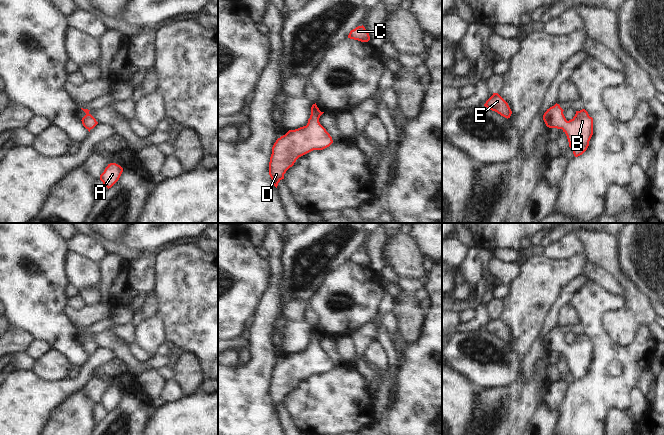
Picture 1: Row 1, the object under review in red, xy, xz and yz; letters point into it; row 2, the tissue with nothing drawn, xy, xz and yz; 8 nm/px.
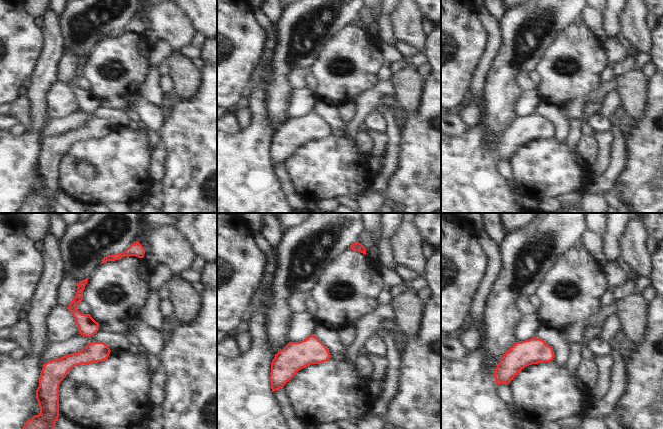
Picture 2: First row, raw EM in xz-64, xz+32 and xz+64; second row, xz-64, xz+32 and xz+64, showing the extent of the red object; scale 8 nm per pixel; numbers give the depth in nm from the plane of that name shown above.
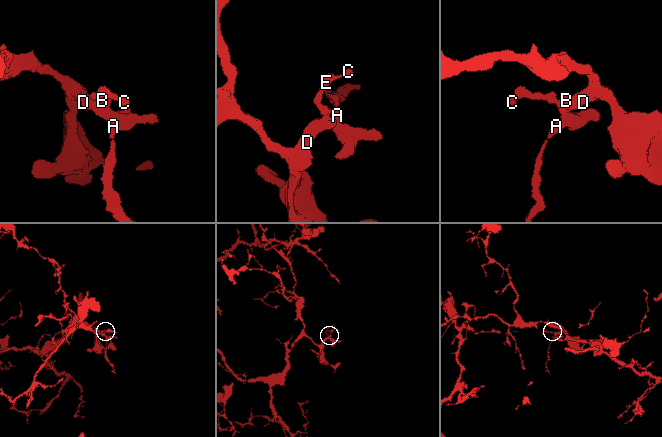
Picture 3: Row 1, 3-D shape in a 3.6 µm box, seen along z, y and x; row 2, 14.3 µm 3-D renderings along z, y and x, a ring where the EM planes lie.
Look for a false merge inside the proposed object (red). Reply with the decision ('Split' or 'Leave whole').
Leave whole

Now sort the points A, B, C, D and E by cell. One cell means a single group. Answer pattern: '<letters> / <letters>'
A B C D E

